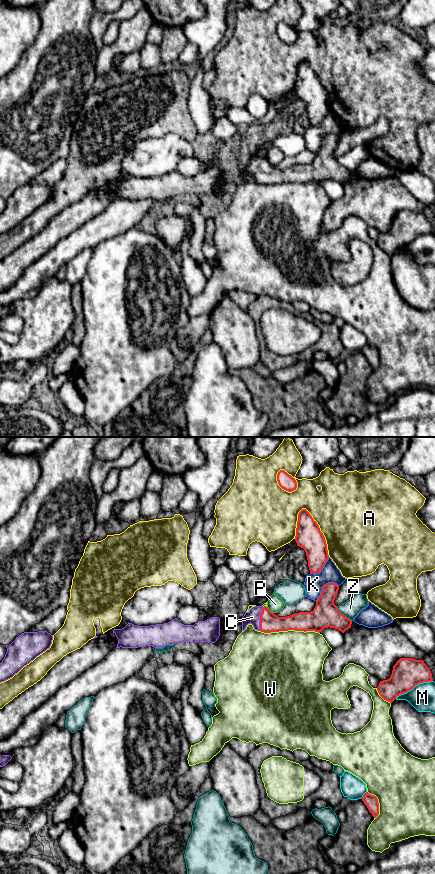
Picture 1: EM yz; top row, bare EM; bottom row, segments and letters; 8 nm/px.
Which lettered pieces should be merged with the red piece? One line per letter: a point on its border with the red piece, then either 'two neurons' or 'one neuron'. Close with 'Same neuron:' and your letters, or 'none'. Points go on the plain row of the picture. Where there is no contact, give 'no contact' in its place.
A: meets red in yz at (320, 83); two neurons
C: meets red in yz at (260, 171); one neuron
K: meets red in yz at (323, 138); two neurons
M: meets red in yz at (413, 239); two neurons
P: meets red in yz at (269, 162); two neurons
W: meets red in yz at (290, 181); two neurons
Z: meets red in yz at (342, 166); two neurons
Same neuron: C

